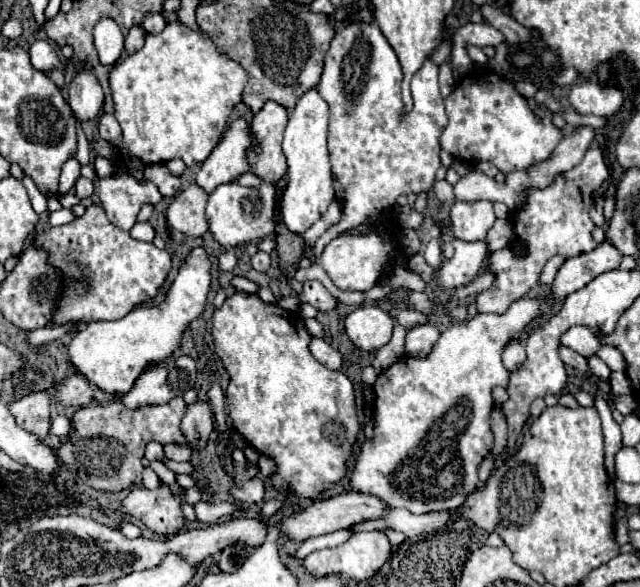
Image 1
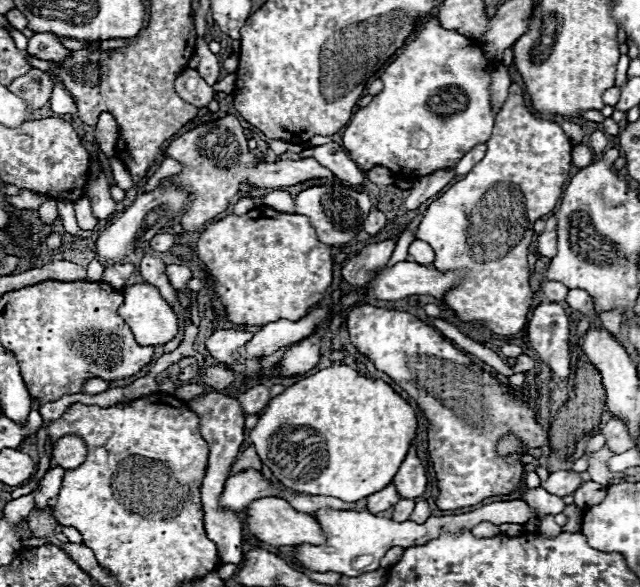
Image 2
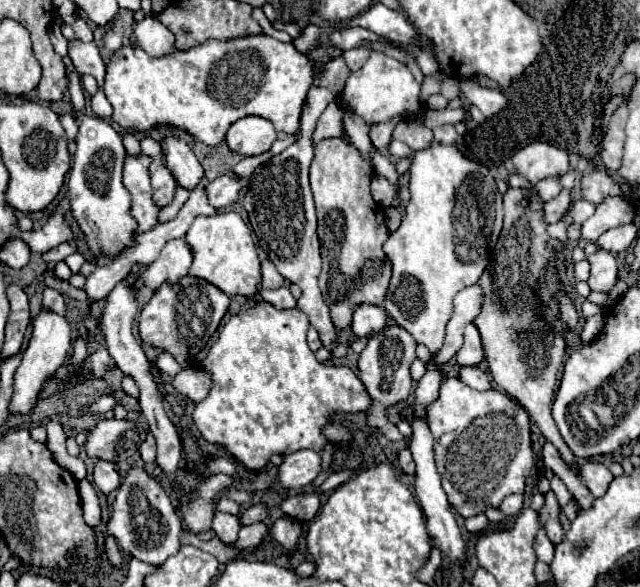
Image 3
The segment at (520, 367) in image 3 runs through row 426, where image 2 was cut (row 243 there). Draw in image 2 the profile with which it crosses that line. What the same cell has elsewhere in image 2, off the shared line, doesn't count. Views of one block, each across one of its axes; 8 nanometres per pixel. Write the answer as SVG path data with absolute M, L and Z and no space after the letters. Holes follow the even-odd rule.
M548 218L544 234L538 238L538 252L546 258L556 256L556 218Z

